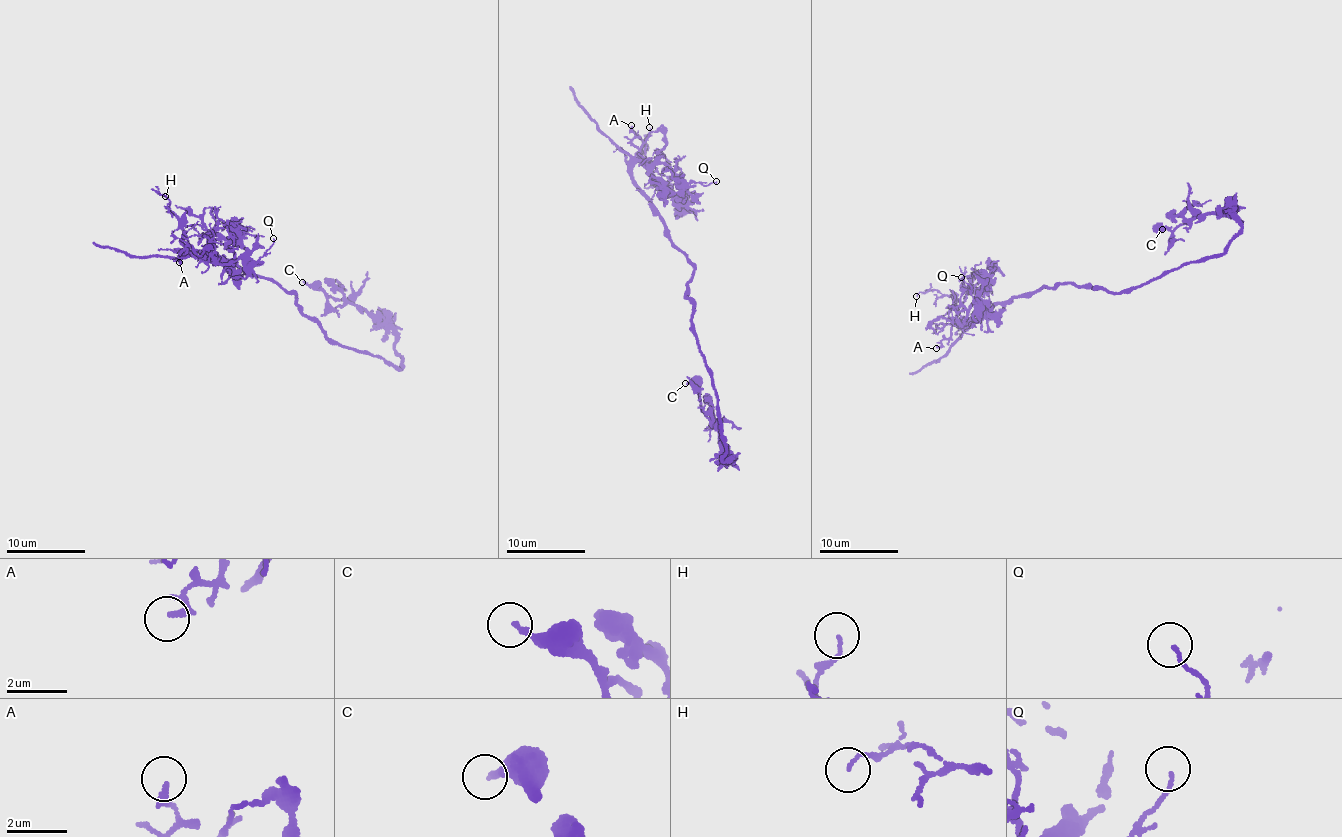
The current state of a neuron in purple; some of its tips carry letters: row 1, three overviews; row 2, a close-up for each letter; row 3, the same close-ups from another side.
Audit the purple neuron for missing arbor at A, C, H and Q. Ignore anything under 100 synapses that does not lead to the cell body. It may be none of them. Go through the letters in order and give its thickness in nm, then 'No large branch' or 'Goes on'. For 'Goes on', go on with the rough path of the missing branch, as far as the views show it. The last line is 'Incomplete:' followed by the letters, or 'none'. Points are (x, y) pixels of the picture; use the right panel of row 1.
A: Thickness 160 nm. No large branch
C: Thickness 190 nm. No large branch
H: Thickness 90 nm. No large branch
Q: Thickness 100 nm. No large branch
Incomplete: none

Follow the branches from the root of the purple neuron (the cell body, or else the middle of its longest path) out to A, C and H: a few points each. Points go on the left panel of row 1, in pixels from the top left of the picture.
A: (321, 329), (299, 308), (292, 292), (250, 274), (241, 266), (213, 254), (183, 251), (184, 247), (179, 262)
C: (321, 329), (332, 343), (400, 367), (395, 337), (364, 309), (302, 282)
H: (321, 329), (299, 308), (292, 292), (213, 254), (183, 249), (189, 241), (183, 223), (160, 194), (165, 196)

